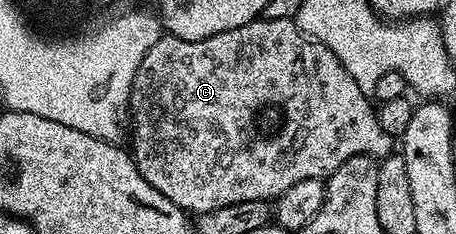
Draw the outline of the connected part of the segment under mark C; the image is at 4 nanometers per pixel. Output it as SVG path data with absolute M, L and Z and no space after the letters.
M261 16L238 28L230 28L230 32L206 36L206 40L182 40L178 36L165 33L151 46L150 52L142 56L142 64L138 64L138 72L134 76L134 84L128 97L128 110L130 126L132 122L130 153L136 161L138 172L142 172L146 184L158 188L158 192L162 192L166 200L178 204L180 210L193 215L205 214L226 204L275 200L302 180L327 180L335 170L342 168L342 164L346 164L346 160L350 160L350 156L368 154L374 159L383 160L394 150L394 139L382 132L382 124L378 124L377 107L373 99L364 94L358 84L354 84L354 76L350 76L350 72L342 68L342 60L338 60L338 56L334 56L334 52L330 52L326 44L315 42L313 38L302 33L290 18L270 20Z

